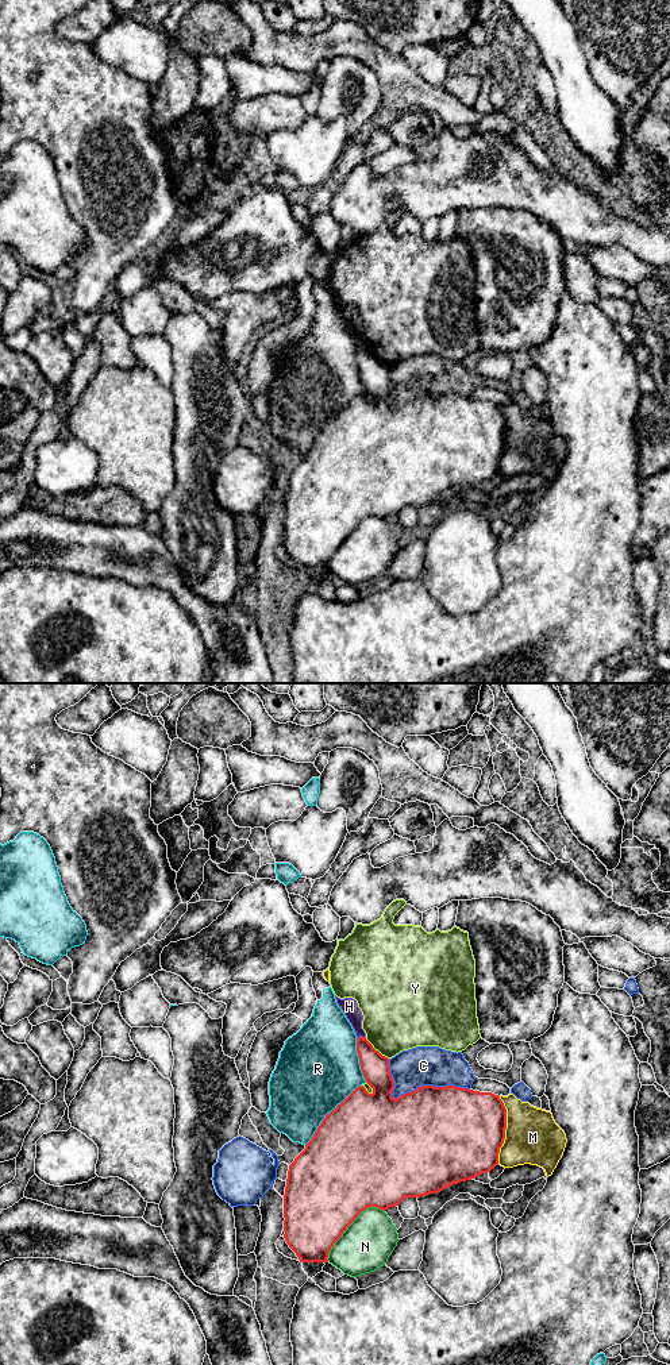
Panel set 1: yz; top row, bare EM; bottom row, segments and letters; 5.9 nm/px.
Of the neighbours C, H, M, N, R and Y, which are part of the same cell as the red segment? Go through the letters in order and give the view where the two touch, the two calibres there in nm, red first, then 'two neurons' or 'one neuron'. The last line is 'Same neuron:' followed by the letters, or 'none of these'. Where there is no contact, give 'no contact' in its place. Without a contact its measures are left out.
C: yz | 500/240 nm | two neurons
H: yz | 170/100 nm | two neurons
M: yz | 500/320 nm | two neurons
N: yz | 480/300 nm | two neurons
R: yz | 500/460 nm | two neurons
Y: yz | 170/420 nm | two neurons
Same neuron: none of these

